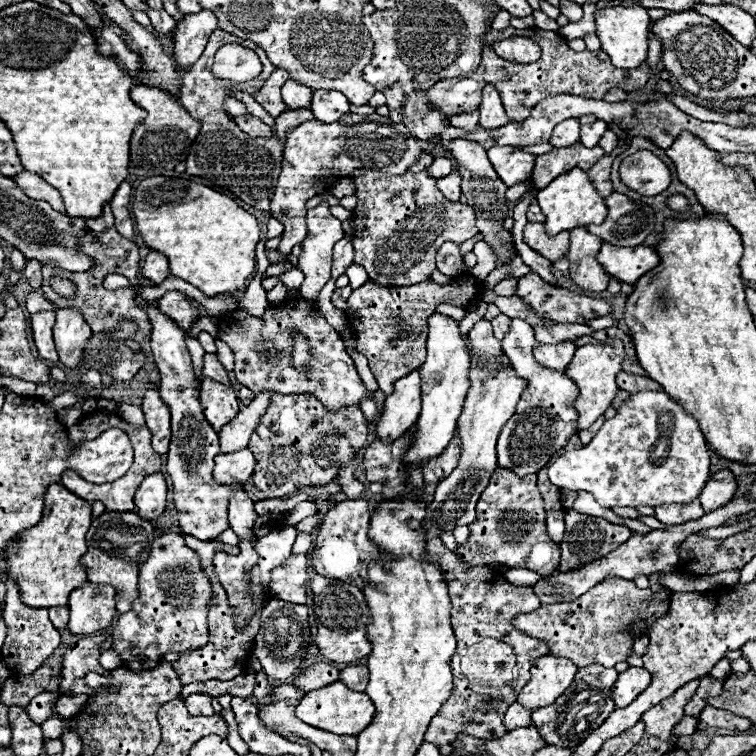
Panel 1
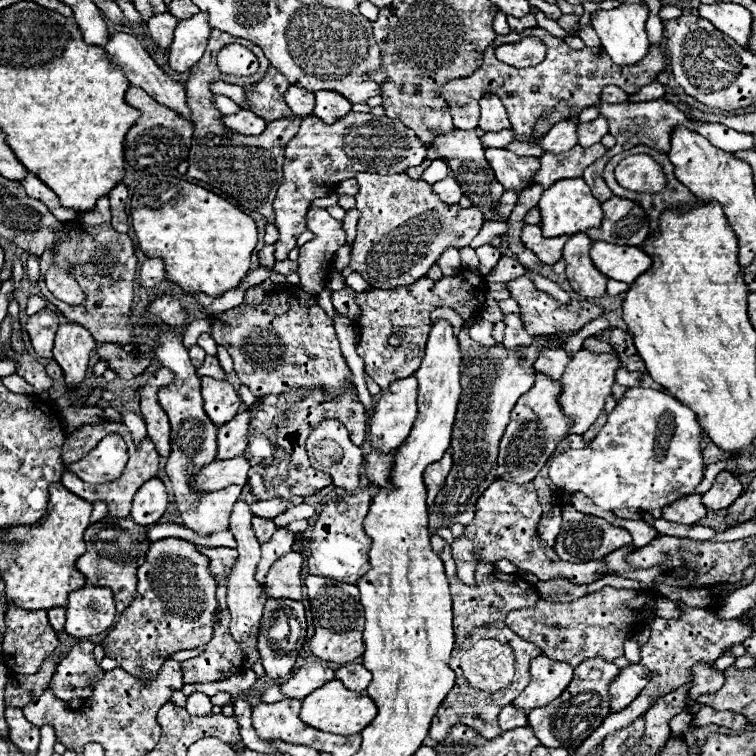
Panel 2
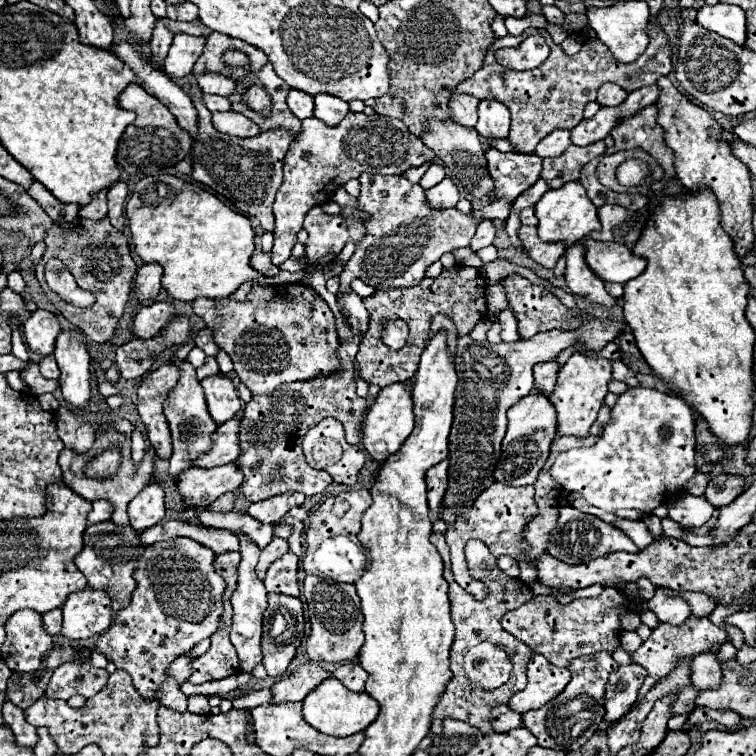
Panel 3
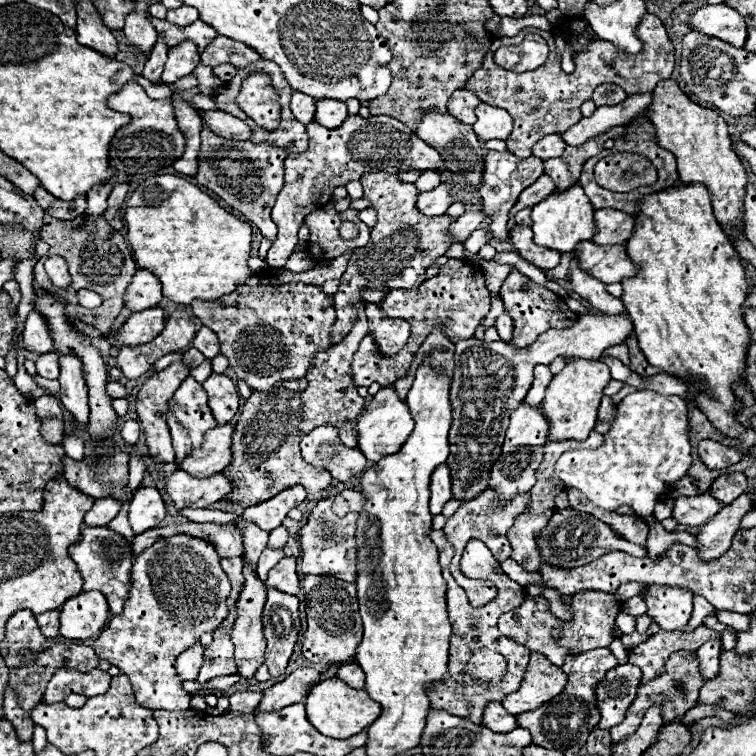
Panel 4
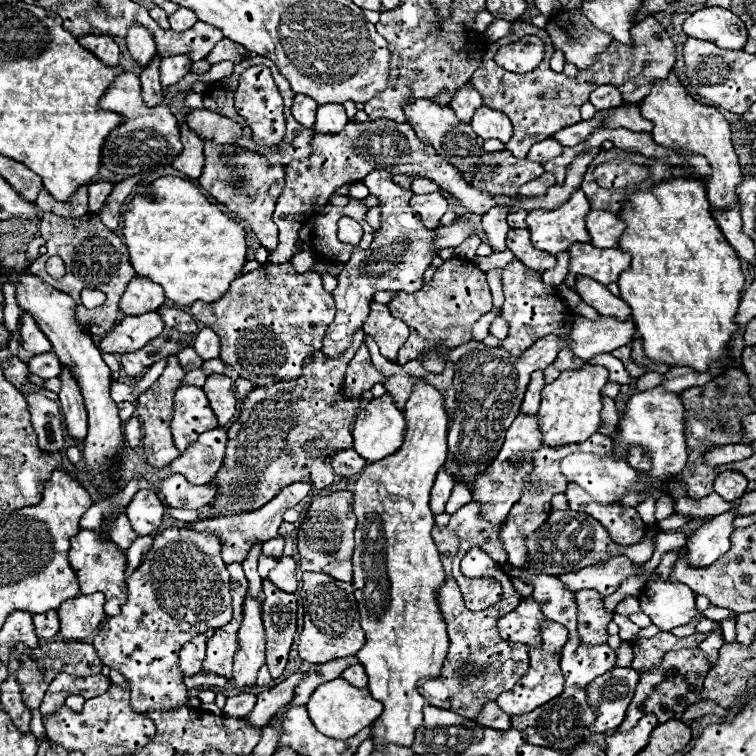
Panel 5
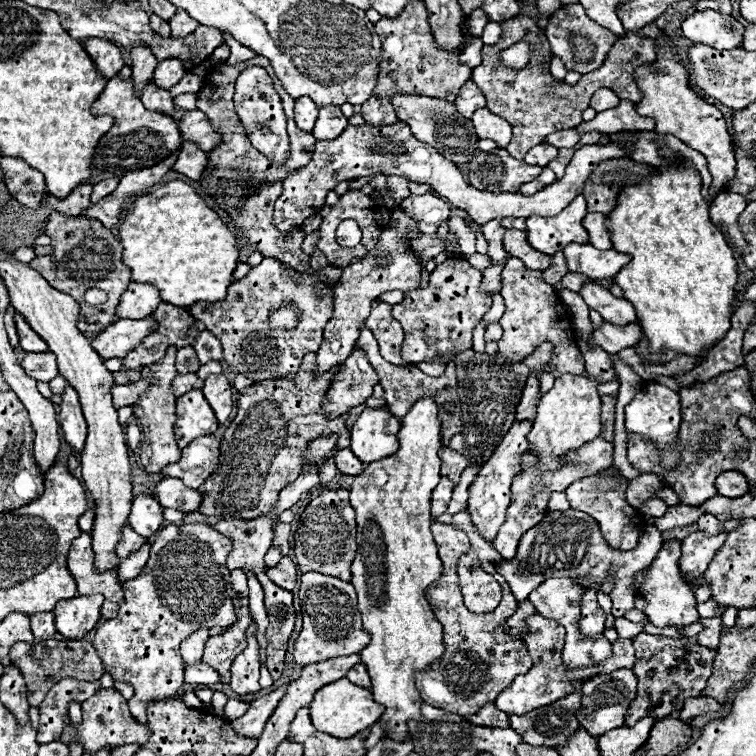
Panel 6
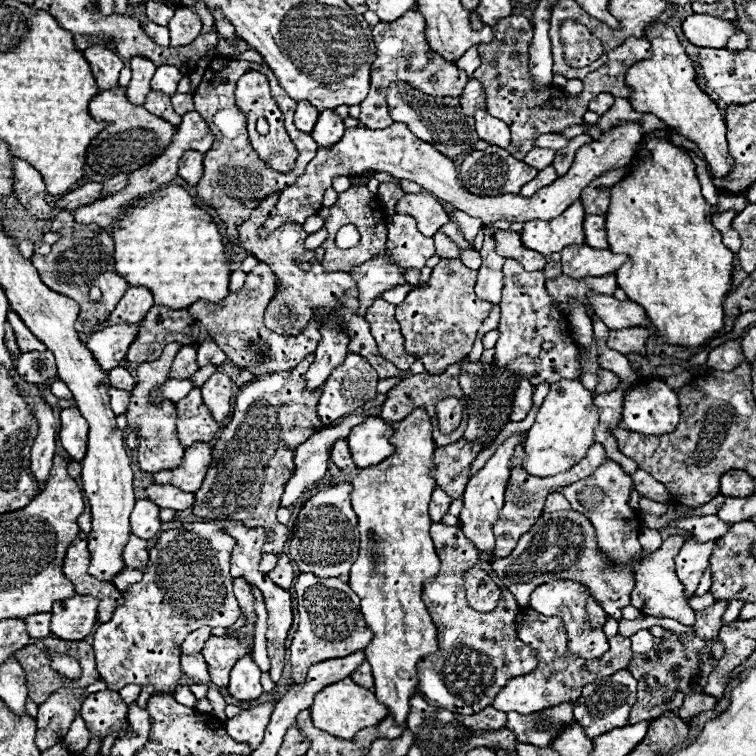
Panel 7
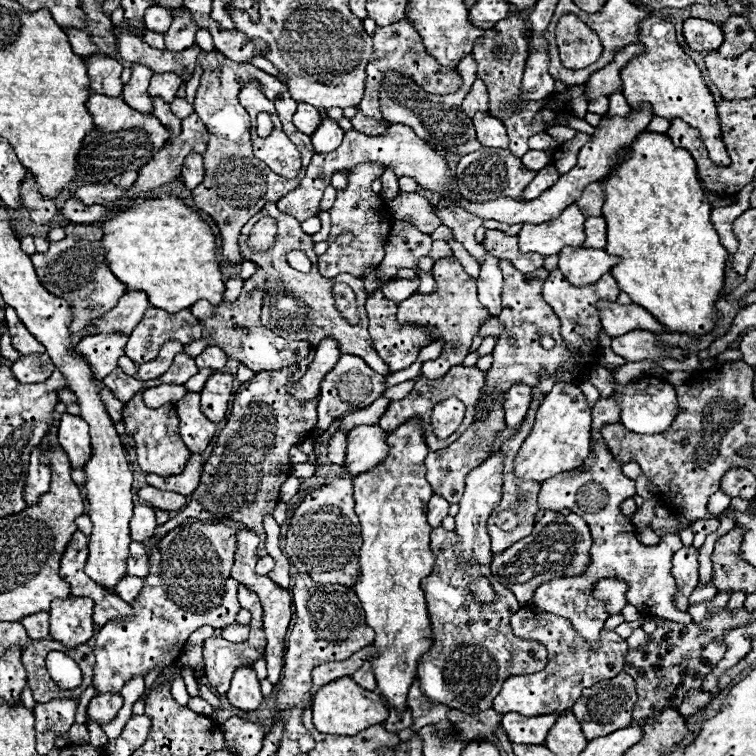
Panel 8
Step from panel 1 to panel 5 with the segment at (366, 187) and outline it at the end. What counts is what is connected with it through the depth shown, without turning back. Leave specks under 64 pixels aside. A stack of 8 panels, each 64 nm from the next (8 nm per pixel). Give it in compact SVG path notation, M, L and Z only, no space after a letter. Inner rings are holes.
M388 172L368 174L362 182L368 186L370 194L380 198L382 226L378 228L372 246L364 252L354 252L350 262L338 274L338 286L332 292L336 300L336 318L328 326L320 350L326 358L342 356L348 350L348 346L352 344L352 336L362 328L368 316L368 308L376 292L380 290L416 292L422 286L424 270L430 266L430 260L436 256L432 248L436 232L426 230L420 216L412 214L412 208L408 206L412 192L406 192L404 188L396 186L392 182L392 176L388 176Z

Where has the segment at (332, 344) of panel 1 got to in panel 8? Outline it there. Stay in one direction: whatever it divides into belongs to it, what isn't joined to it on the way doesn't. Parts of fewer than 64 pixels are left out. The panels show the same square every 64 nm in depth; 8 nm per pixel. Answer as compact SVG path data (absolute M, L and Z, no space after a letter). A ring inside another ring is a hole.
M258 268L256 274L244 282L242 292L234 304L222 302L220 306L212 306L208 300L198 300L190 310L192 314L202 320L208 336L214 340L218 348L222 348L230 358L246 364L254 372L262 370L282 370L292 364L298 364L302 358L308 356L310 344L308 342L296 342L296 340L284 340L262 326L260 322L260 308L262 308L262 296L264 296L264 270Z

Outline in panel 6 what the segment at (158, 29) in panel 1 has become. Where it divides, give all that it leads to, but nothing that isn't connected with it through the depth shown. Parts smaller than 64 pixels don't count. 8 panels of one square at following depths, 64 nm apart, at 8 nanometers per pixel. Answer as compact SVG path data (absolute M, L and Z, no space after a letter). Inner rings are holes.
M152 82L142 92L142 104L148 110L160 112L160 114L168 114L168 116L174 118L174 102L172 102L170 92L166 92L162 88L154 88Z

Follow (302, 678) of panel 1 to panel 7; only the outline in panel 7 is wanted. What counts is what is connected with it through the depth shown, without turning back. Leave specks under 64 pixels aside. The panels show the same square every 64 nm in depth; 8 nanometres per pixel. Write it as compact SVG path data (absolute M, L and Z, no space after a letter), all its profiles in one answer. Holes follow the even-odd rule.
M274 702L256 704L250 710L244 710L238 716L226 720L224 726L226 726L228 736L232 736L236 742L248 744L254 750L256 746L262 744L272 710L274 710Z

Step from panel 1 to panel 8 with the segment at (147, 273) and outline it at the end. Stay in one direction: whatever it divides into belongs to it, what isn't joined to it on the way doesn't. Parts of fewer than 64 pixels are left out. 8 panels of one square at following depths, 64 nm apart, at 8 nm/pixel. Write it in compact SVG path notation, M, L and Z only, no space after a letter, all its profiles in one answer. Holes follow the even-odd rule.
M126 292L118 304L108 310L104 316L92 320L80 336L98 336L98 334L130 334L132 328L142 320L148 310L148 298L144 292Z

